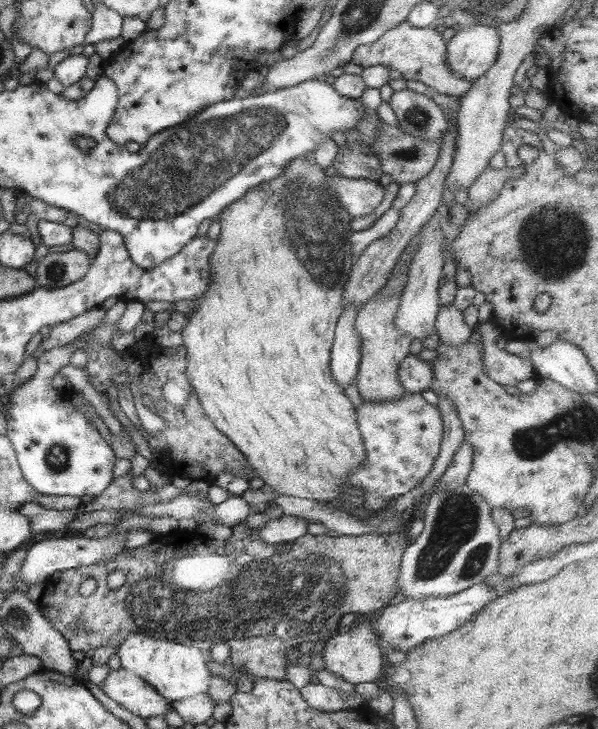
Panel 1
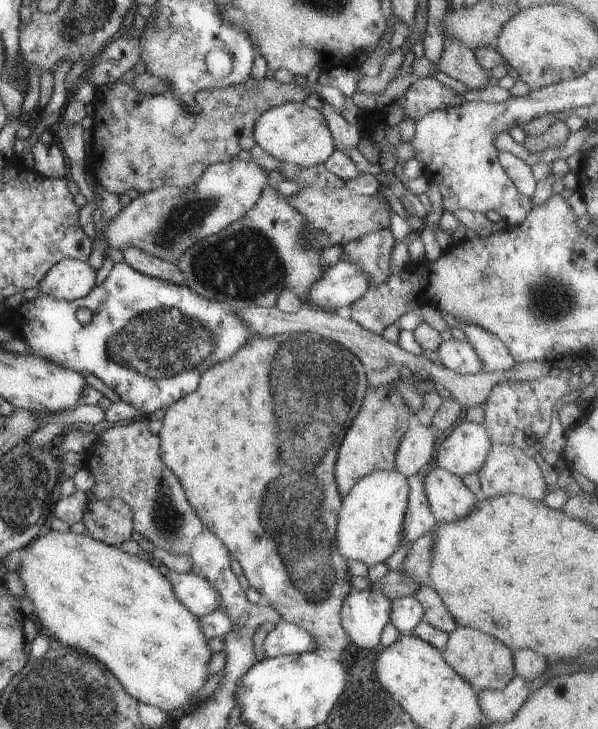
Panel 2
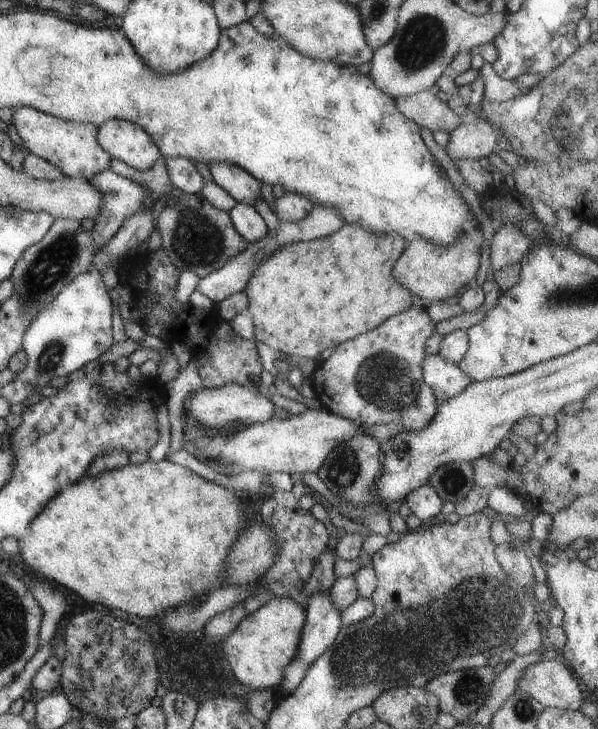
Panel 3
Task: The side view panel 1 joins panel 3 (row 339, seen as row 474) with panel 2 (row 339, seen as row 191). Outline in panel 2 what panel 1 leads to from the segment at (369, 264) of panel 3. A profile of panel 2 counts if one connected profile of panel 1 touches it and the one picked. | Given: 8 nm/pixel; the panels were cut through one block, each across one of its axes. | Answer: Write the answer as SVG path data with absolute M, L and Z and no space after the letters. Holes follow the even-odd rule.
M254 333L229 358L216 362L213 366L204 370L199 376L197 390L183 395L167 406L161 419L162 426L158 432L161 462L179 480L189 506L195 511L199 520L203 522L203 526L223 542L229 554L240 564L242 574L248 580L248 586L263 596L267 606L273 608L281 616L281 622L293 624L297 628L307 630L313 636L313 640L317 642L315 650L332 650L340 652L340 654L346 646L350 645L350 642L349 636L341 628L339 612L343 598L349 594L352 588L349 583L351 576L347 572L347 560L336 553L334 546L335 527L337 526L342 497L339 496L339 490L337 490L337 484L335 484L333 467L341 440L343 440L347 428L353 422L355 414L359 412L359 406L361 406L361 400L363 400L367 385L365 380L366 371L361 361L350 350L335 341L321 338L315 333L281 333L272 337Z

